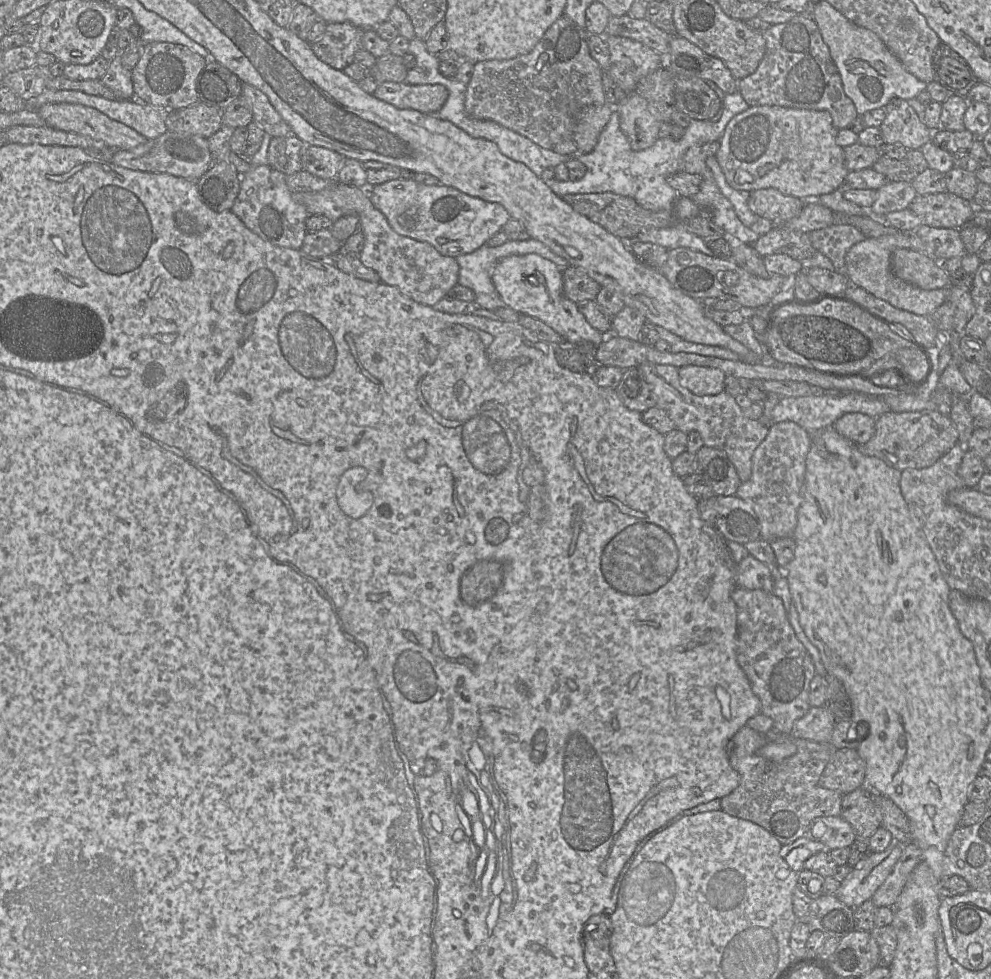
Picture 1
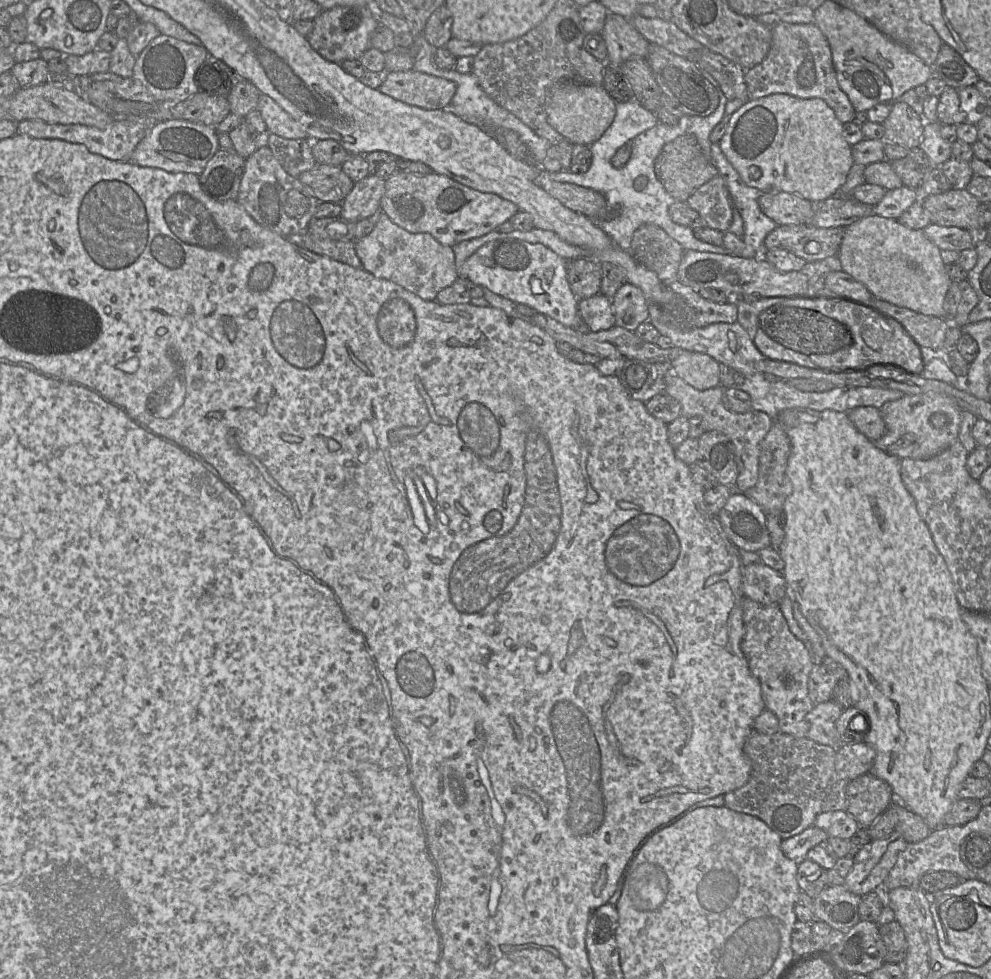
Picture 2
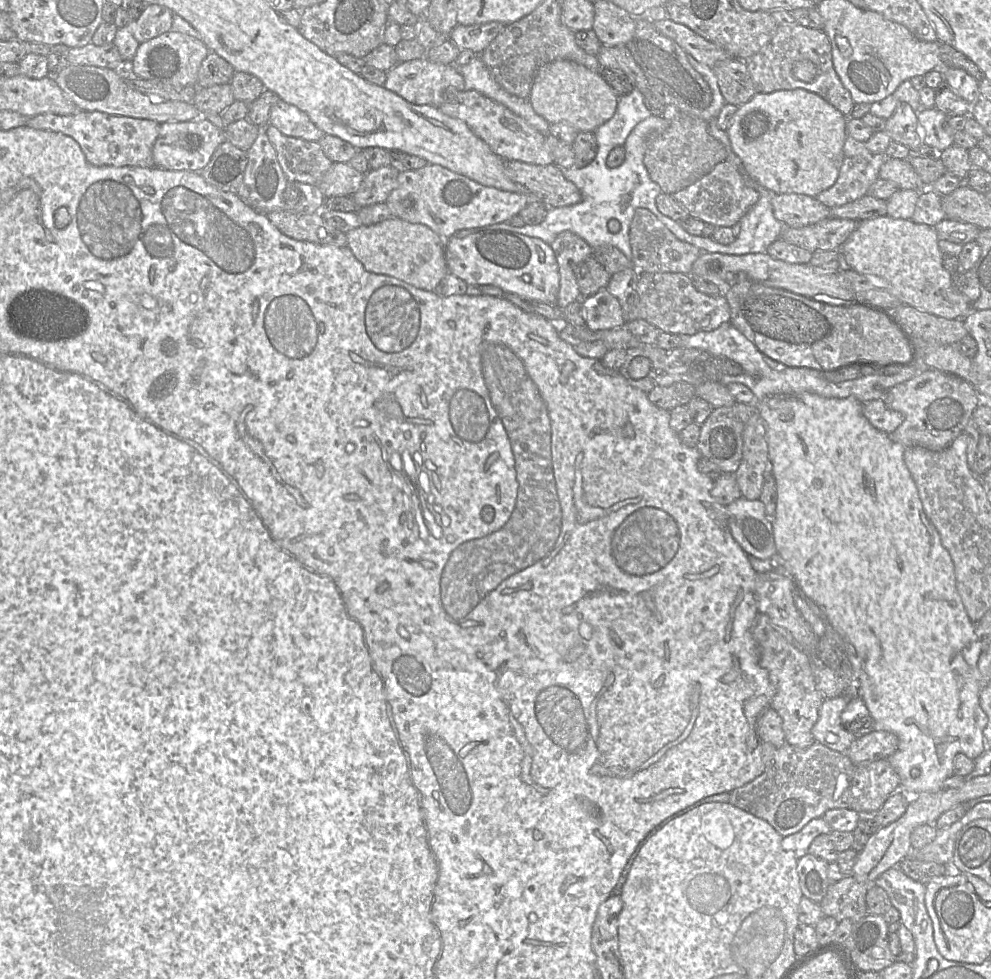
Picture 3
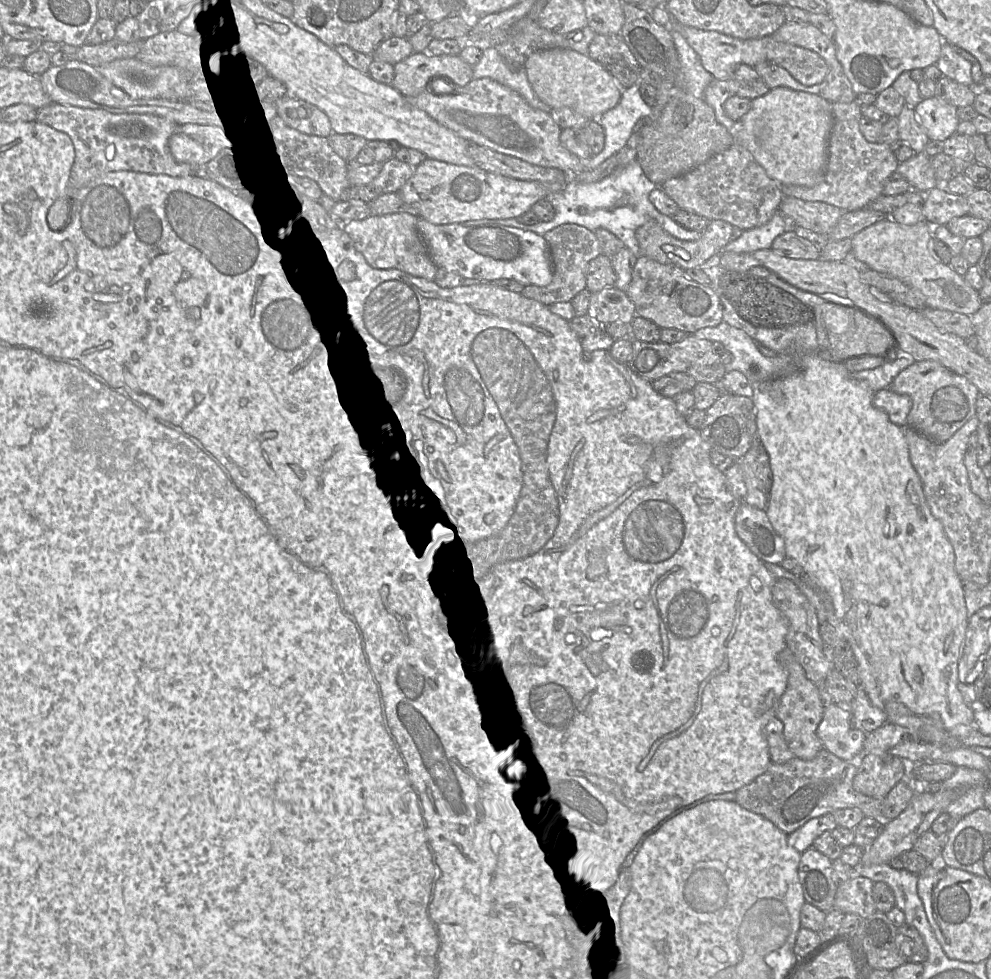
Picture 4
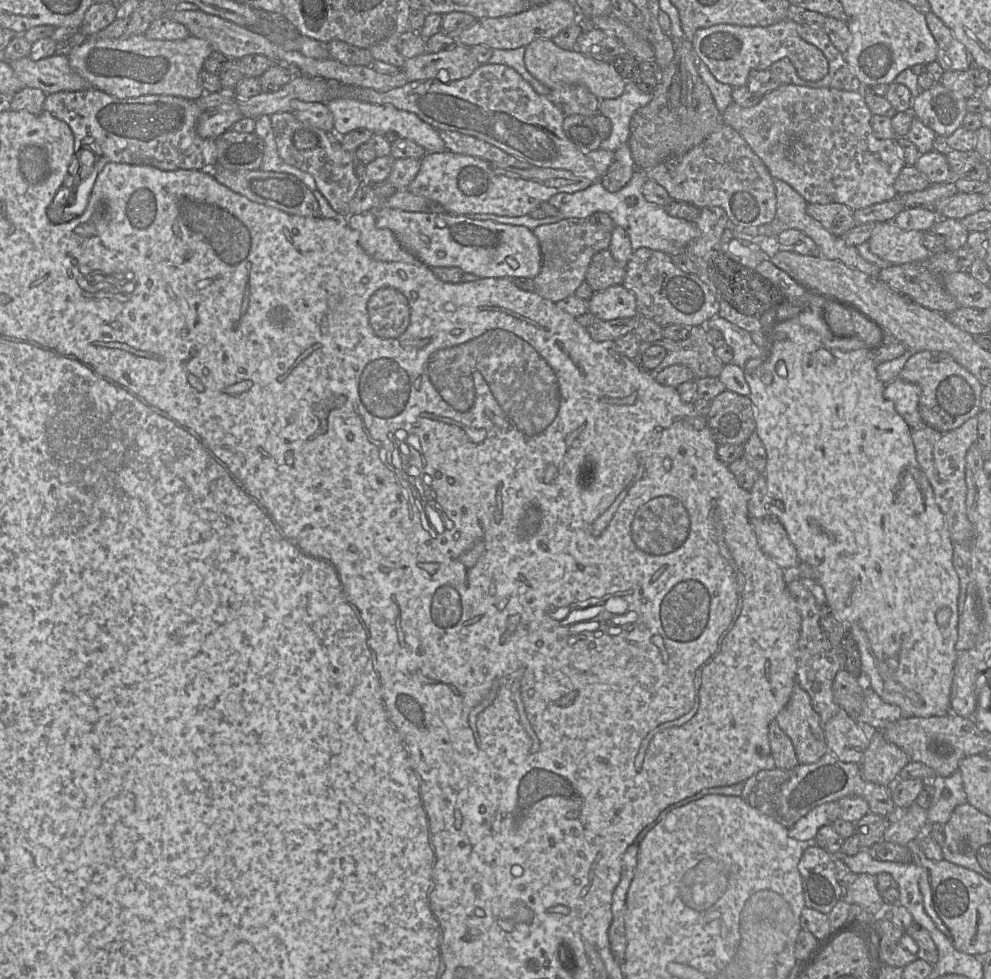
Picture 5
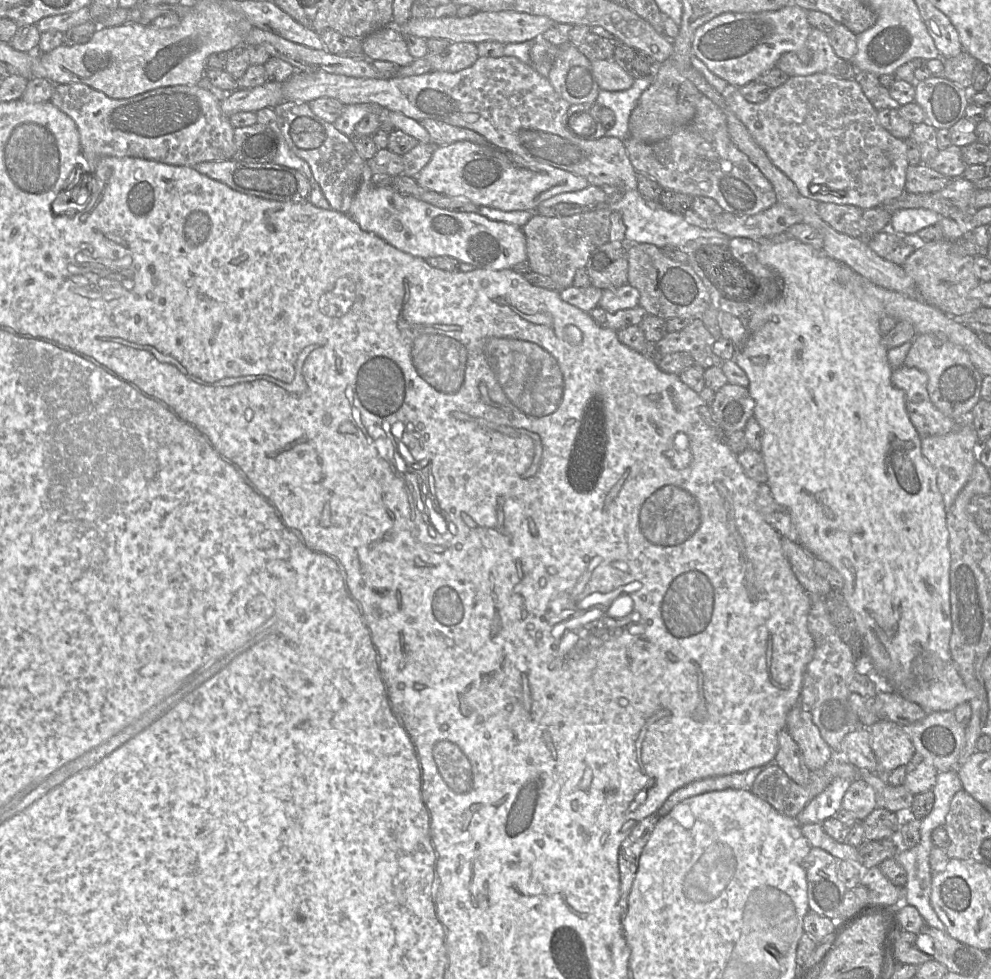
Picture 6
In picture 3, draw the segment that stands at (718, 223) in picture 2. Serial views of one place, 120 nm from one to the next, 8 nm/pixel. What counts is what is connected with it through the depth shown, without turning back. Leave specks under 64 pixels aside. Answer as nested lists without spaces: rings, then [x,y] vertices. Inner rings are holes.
[[[728,160],[718,163],[692,185],[672,194],[690,216],[716,227],[732,227],[756,204],[759,192],[747,184],[747,172],[741,172]]]

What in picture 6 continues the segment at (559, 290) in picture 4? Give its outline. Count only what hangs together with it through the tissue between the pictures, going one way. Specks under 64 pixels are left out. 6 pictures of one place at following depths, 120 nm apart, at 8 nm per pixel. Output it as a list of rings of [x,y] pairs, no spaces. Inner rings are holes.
[[[606,207],[594,211],[577,213],[572,216],[546,217],[535,213],[525,226],[521,228],[526,237],[530,271],[550,277],[561,289],[571,286],[576,271],[586,266],[592,251],[610,241],[611,212],[610,208]]]

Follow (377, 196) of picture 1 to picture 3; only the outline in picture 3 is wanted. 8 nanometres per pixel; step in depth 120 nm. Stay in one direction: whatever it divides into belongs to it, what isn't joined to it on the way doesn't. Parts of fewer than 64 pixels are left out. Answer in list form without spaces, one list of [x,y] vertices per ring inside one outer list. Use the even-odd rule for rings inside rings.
[[[428,163],[417,170],[401,170],[397,187],[385,202],[394,217],[424,224],[447,240],[463,229],[482,228],[508,221],[518,215],[531,199],[529,194],[484,186],[440,165]]]

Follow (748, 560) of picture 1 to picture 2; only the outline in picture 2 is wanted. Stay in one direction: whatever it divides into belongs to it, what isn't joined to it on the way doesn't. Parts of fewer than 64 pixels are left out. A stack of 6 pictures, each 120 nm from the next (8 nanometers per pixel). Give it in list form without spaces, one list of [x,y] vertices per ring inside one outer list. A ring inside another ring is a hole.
[[[762,561],[743,566],[742,591],[745,597],[762,605],[780,604],[788,594],[783,573]]]

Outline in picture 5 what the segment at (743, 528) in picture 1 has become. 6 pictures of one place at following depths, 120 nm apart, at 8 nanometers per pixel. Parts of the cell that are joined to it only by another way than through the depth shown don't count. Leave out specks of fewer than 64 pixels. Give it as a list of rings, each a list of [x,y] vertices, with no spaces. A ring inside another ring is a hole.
[[[750,517],[751,525],[762,552],[782,570],[796,568],[802,562],[784,526],[773,517]]]

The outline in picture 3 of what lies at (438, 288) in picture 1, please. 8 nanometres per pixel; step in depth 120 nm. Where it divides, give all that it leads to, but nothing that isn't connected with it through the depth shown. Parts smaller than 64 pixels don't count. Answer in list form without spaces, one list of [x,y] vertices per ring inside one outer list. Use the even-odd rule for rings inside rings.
[[[393,217],[375,225],[352,229],[346,233],[346,238],[355,258],[369,272],[392,276],[426,291],[434,291],[448,273],[445,240],[424,224]]]

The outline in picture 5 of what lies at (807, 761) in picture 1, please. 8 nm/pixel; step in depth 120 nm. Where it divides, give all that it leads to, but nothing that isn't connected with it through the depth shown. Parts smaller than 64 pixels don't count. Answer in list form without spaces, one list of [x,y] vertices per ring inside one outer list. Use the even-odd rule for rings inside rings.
[[[830,752],[812,764],[799,763],[790,770],[775,767],[758,772],[744,781],[741,797],[750,806],[789,829],[813,808],[851,796],[863,798],[868,803],[870,813],[887,817],[890,821],[899,815],[891,787],[863,780],[859,764],[844,763]]]

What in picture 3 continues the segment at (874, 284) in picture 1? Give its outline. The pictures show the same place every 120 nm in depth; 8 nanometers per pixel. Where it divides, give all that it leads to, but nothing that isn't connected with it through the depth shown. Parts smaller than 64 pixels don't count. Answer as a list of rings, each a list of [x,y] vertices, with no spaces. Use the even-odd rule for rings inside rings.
[[[886,215],[861,220],[840,252],[851,270],[878,278],[903,305],[949,320],[966,318],[972,302],[953,286],[951,273],[942,264],[938,240],[934,227]]]

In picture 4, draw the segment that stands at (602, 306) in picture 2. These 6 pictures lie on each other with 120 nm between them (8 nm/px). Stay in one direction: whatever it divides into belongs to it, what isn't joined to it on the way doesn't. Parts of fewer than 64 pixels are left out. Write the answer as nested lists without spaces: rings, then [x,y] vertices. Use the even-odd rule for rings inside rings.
[[[615,286],[591,293],[587,315],[601,324],[629,324],[636,316],[635,306],[624,290]]]

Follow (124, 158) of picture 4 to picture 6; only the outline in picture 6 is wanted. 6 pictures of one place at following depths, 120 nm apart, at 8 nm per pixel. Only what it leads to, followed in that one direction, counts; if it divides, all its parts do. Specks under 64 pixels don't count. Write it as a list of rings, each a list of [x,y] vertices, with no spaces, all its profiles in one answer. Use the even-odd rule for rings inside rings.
[[[83,83],[56,84],[50,102],[75,122],[86,163],[85,169],[76,169],[76,179],[70,179],[67,188],[58,193],[52,206],[55,215],[76,216],[88,208],[89,197],[86,197],[84,203],[82,198],[81,201],[78,201],[78,198],[85,193],[94,195],[94,179],[89,177],[89,174],[93,171],[93,163],[102,158],[133,157],[192,167],[201,162],[229,160],[234,154],[235,128],[230,123],[230,118],[221,111],[221,100],[199,85],[160,87],[127,99],[114,99]]]

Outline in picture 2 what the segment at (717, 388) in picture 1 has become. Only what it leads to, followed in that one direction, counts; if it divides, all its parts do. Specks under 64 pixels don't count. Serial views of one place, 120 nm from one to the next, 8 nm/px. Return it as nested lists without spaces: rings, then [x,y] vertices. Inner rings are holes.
[[[683,350],[671,364],[676,374],[697,390],[720,384],[719,363],[707,354]]]

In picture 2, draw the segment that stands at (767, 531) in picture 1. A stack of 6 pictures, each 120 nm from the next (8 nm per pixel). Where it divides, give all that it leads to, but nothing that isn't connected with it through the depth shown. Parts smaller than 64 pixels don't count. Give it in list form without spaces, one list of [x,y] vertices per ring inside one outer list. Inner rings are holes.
[[[777,421],[761,442],[759,477],[756,485],[745,495],[754,500],[766,514],[781,514],[792,485],[786,475],[791,444]]]

